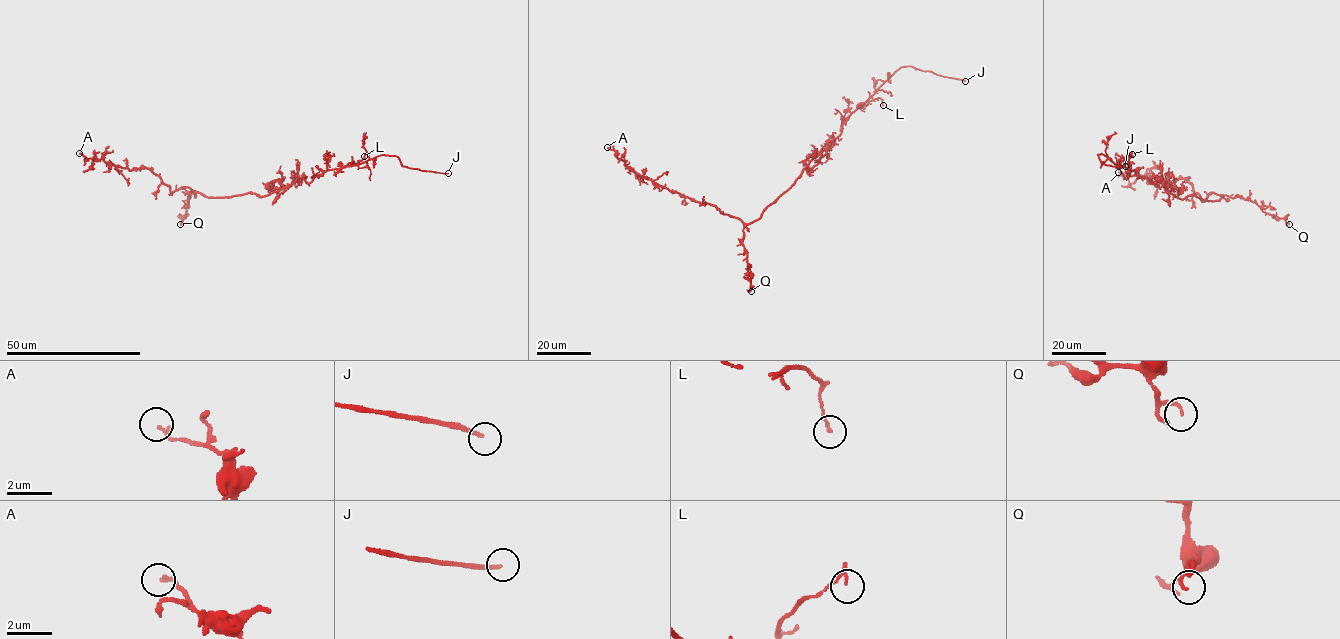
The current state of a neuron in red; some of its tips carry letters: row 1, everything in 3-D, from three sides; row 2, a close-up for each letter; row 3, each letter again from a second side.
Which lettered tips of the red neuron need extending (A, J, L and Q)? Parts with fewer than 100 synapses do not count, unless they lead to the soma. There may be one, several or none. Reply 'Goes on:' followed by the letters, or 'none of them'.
Goes on: J

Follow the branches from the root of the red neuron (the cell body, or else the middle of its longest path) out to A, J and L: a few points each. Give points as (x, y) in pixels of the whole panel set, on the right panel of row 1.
A: (1189, 195), (1218, 201), (1222, 196), (1211, 193), (1202, 201), (1183, 178), (1171, 182), (1118, 172)
J: (1189, 195), (1178, 198), (1157, 181), (1151, 183), (1102, 154), (1097, 155), (1103, 164), (1125, 166)
L: (1189, 195), (1178, 198), (1157, 181), (1151, 183), (1138, 176), (1124, 164), (1124, 159), (1132, 154)

